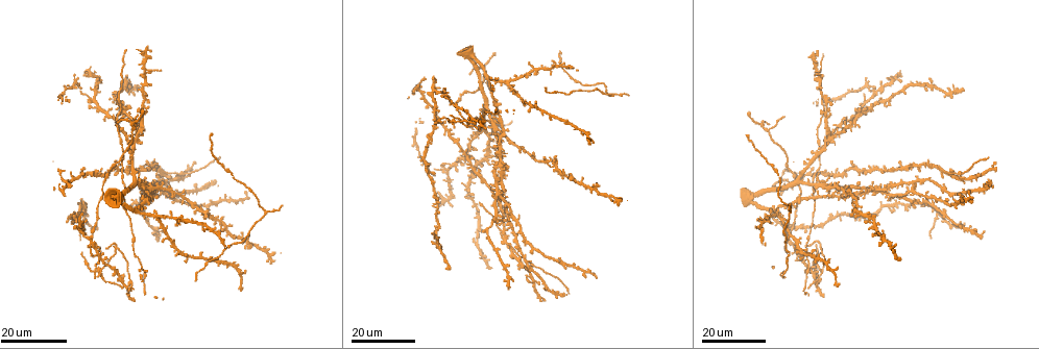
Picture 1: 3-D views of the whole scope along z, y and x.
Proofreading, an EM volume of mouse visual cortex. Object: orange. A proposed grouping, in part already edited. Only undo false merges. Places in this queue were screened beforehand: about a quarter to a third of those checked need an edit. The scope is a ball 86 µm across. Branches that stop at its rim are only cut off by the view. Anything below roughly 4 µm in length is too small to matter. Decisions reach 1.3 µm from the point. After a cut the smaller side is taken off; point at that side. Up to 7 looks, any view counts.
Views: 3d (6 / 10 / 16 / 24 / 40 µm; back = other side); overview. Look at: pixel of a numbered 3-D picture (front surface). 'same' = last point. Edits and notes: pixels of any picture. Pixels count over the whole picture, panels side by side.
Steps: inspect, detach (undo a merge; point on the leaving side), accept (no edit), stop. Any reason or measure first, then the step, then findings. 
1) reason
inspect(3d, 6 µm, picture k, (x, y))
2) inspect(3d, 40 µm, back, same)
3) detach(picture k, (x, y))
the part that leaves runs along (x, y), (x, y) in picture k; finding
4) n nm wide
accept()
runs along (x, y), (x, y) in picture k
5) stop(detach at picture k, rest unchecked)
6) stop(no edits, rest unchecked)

three arms meet
inspect(3d, 24 µm, picture 1, (762, 123))

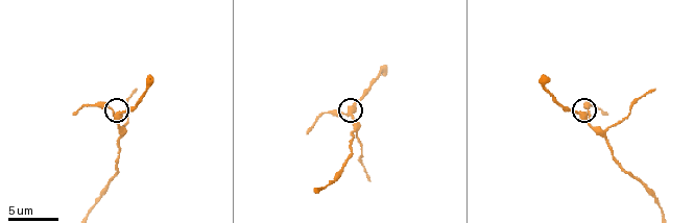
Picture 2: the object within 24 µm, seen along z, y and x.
inspect(3d, 6 µm, picture 2, (116, 116))

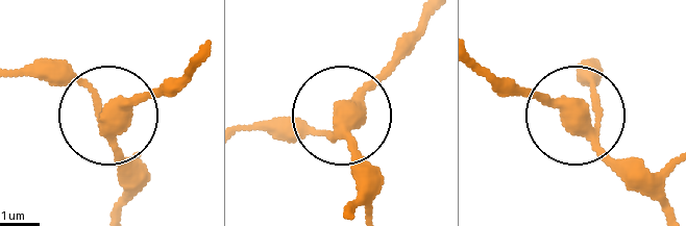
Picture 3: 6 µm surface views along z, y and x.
side arm 6 µm; 3 arms
detach(picture 3, (75, 80))
a second neuron is stuck on

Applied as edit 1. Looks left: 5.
see it whole again
inspect(overview)

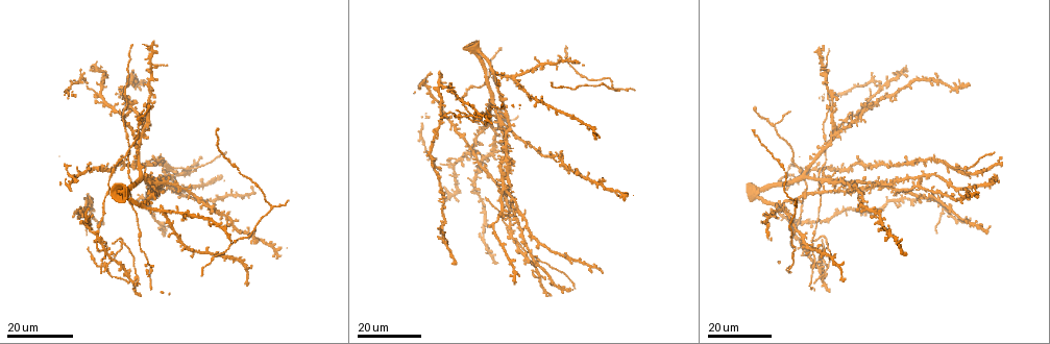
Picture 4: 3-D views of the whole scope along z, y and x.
arms part here
inspect(3d, 16 µm, picture 4, (817, 186))

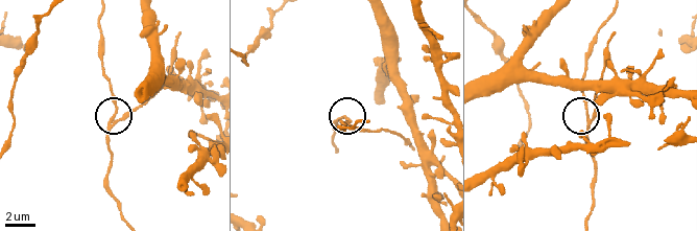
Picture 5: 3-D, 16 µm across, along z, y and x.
closer look
inspect(3d, 6 µm, picture 5, (114, 114))

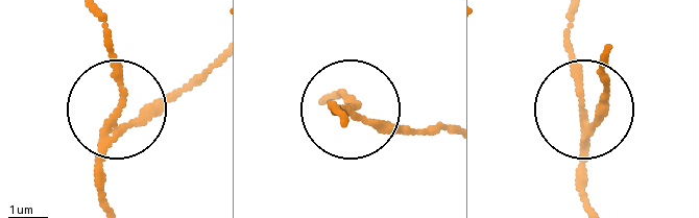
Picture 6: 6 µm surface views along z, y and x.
150 nm wide
detach(picture 6, (154, 104))
the part that leaves runs along (116, 137), (152, 117), (212, 57) in picture 6; two neurons meet here

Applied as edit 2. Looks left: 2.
stop(detach at picture 3, detach at picture 6, rest unchecked)

